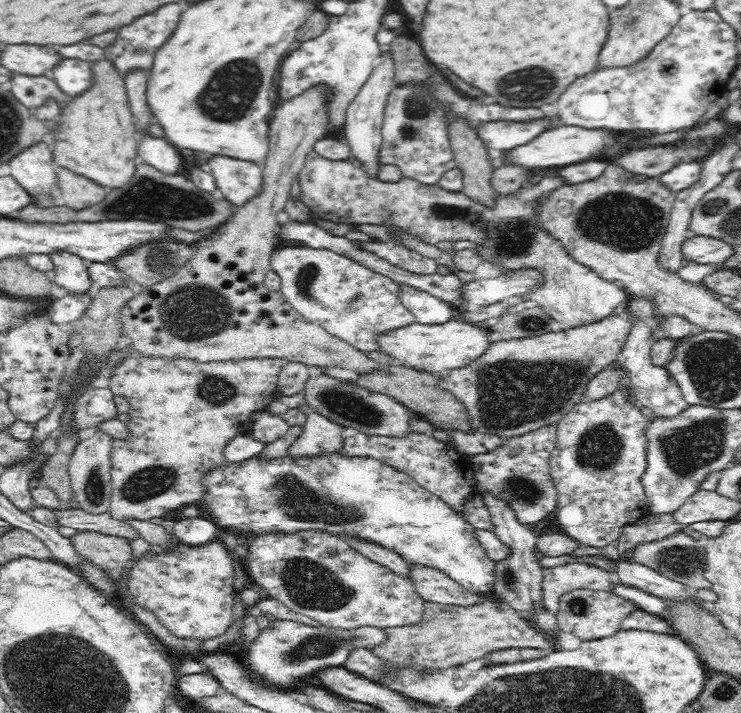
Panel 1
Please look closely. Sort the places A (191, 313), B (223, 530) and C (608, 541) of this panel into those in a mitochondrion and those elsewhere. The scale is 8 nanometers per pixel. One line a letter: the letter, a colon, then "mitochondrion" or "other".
A: mitochondrion
B: other
C: other

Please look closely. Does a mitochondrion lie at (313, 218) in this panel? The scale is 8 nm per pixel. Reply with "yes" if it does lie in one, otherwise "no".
no

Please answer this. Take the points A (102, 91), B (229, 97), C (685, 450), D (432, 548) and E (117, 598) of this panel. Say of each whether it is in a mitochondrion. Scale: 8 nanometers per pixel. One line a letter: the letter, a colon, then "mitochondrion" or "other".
A: other
B: mitochondrion
C: mitochondrion
D: other
E: other

